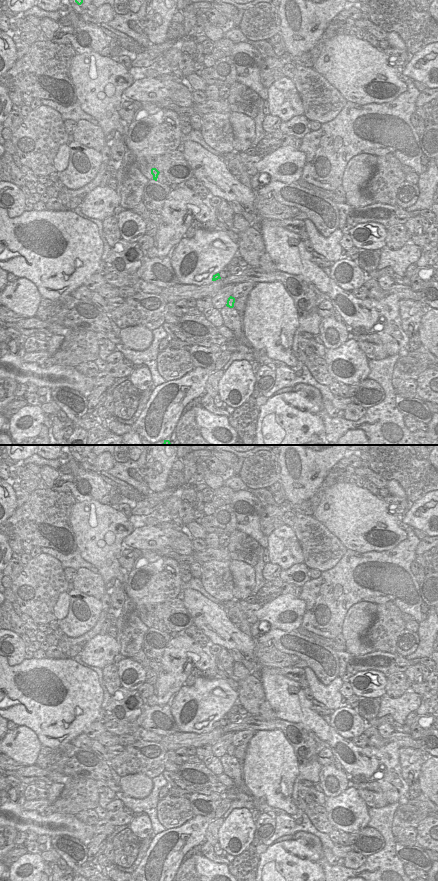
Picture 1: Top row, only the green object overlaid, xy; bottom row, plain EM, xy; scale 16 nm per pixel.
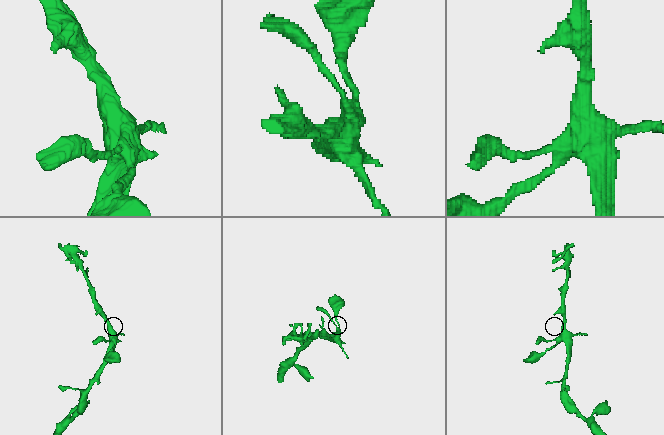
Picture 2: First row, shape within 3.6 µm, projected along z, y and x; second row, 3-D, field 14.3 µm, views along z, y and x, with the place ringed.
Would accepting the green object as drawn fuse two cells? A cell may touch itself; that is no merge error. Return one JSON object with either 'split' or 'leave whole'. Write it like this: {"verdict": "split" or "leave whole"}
{"verdict": "leave whole"}

